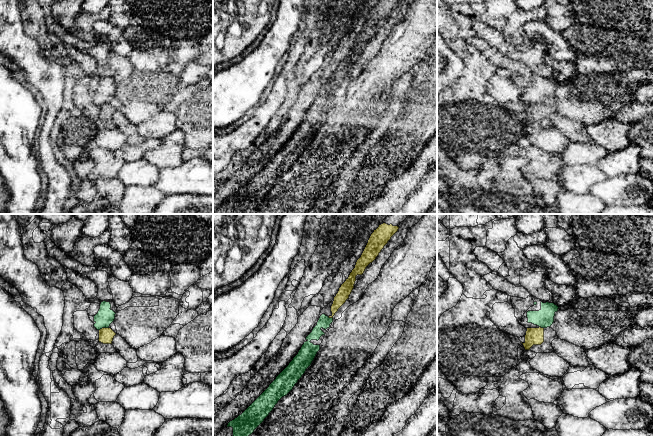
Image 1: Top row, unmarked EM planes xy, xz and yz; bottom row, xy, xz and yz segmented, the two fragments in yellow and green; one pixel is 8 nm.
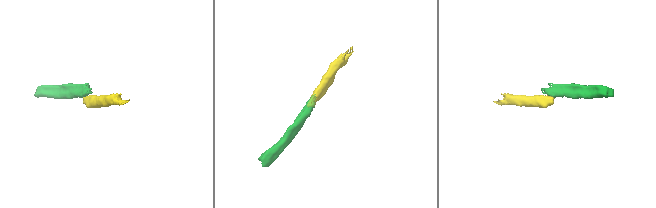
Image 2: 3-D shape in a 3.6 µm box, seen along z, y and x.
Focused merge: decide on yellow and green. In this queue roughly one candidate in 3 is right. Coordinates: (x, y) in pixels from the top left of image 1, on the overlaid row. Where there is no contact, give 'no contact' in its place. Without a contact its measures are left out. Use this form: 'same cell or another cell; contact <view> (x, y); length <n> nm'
another cell; contact xy (103, 328); length 80 nm

